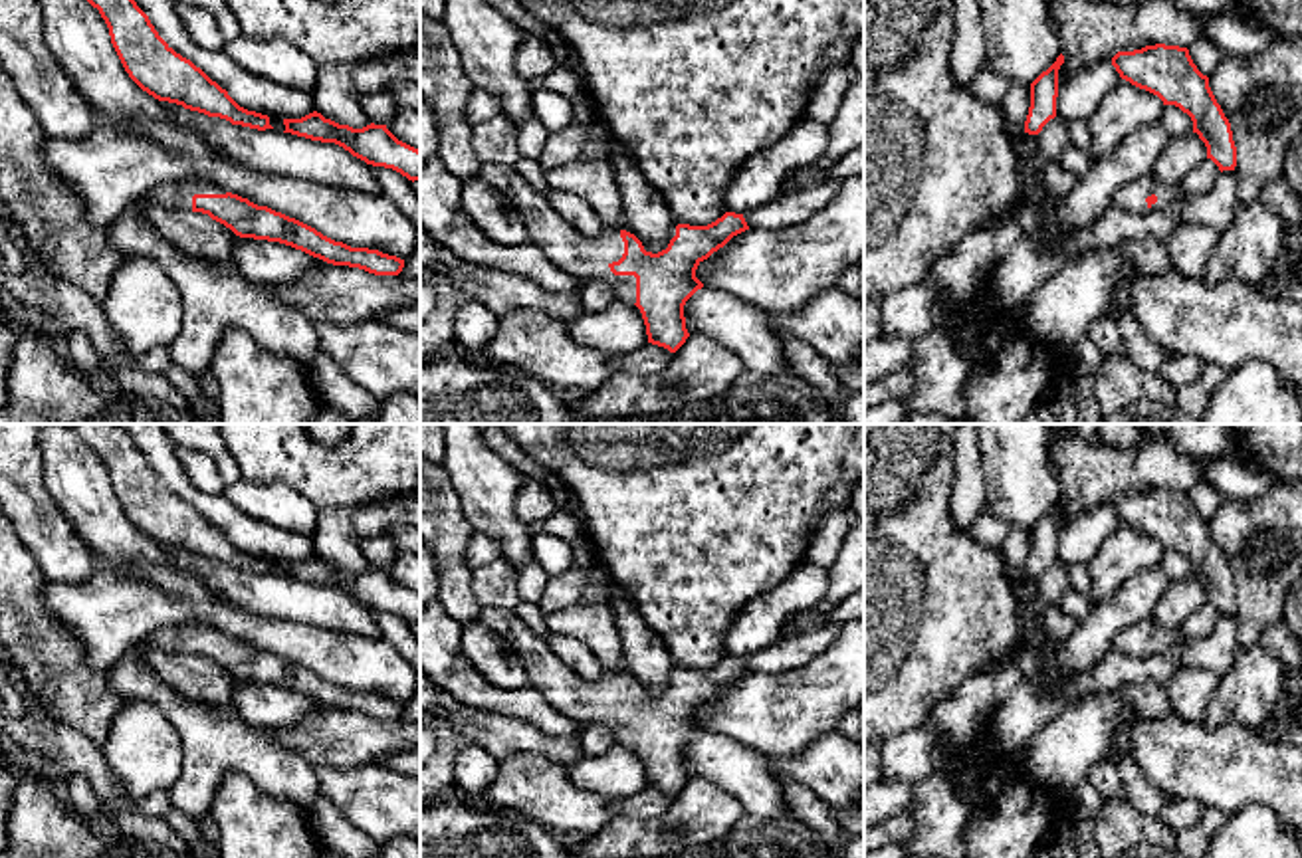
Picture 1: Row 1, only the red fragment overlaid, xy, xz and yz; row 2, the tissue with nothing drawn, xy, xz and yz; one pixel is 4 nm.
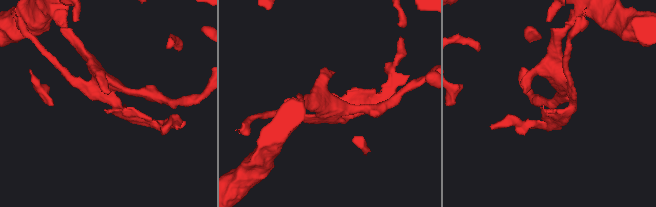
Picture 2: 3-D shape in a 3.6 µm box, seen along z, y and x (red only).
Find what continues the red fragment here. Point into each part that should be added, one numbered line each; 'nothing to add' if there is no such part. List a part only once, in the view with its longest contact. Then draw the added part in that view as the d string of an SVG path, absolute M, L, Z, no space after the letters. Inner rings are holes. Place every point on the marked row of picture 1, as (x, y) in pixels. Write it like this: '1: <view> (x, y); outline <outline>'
1: xz (587, 258); outline M482 162L478 176L495 188L523 218L529 242L567 273L589 279L602 279L622 301L636 303L636 277L614 275L610 264L624 254L620 230L604 230L595 238L579 234L531 188L513 164Z

